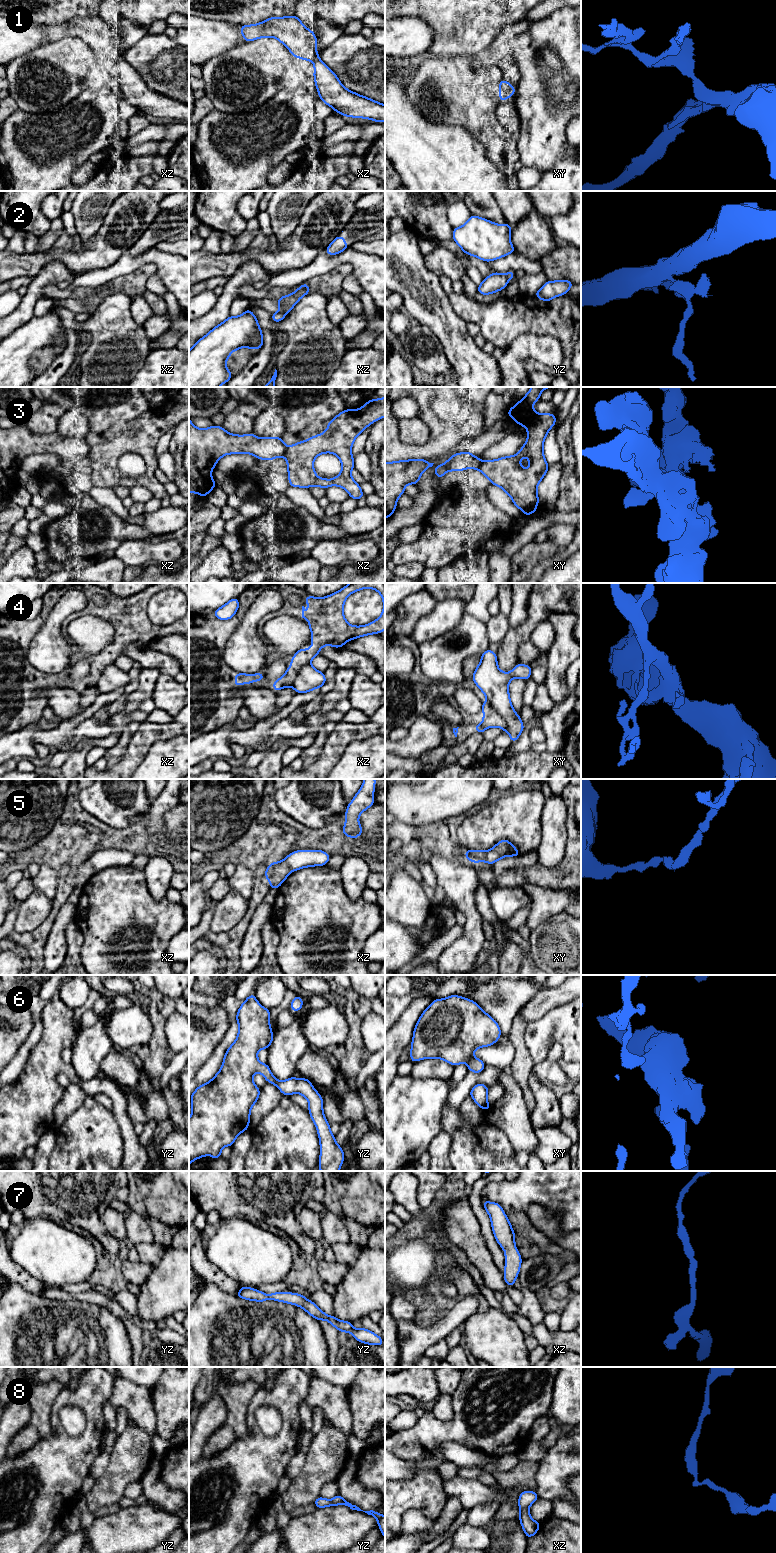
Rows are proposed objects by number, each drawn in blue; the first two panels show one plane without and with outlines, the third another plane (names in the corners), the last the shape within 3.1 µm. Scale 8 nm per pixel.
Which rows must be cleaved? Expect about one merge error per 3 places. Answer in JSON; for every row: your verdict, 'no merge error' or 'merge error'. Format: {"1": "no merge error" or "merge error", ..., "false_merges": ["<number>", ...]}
{"1": "no merge error", "2": "merge error", "3": "merge error", "4": "merge error", "5": "no merge error", "6": "no merge error", "7": "no merge error", "8": "no merge error", "false_merges": ["2", "3", "4"]}

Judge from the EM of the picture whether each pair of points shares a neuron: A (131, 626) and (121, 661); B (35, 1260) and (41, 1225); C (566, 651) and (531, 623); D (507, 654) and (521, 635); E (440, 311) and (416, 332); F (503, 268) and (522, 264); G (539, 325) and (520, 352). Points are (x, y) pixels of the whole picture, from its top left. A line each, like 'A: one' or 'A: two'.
A: two
B: one
C: two
D: one
E: two
F: one
G: two

